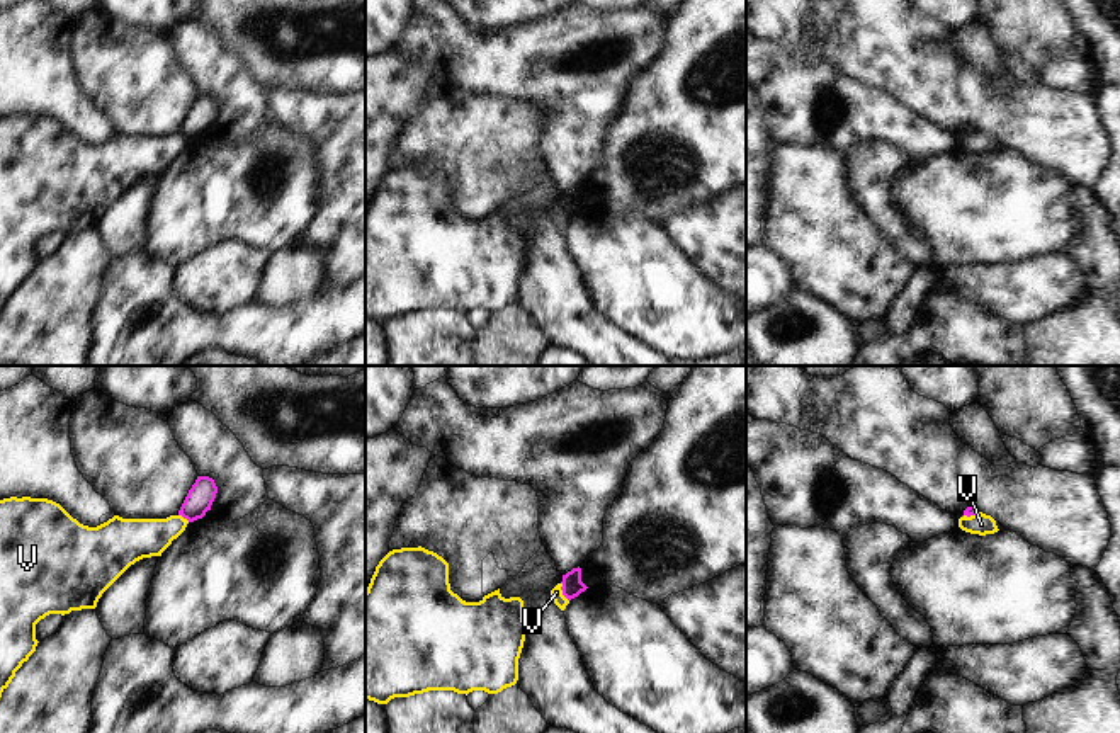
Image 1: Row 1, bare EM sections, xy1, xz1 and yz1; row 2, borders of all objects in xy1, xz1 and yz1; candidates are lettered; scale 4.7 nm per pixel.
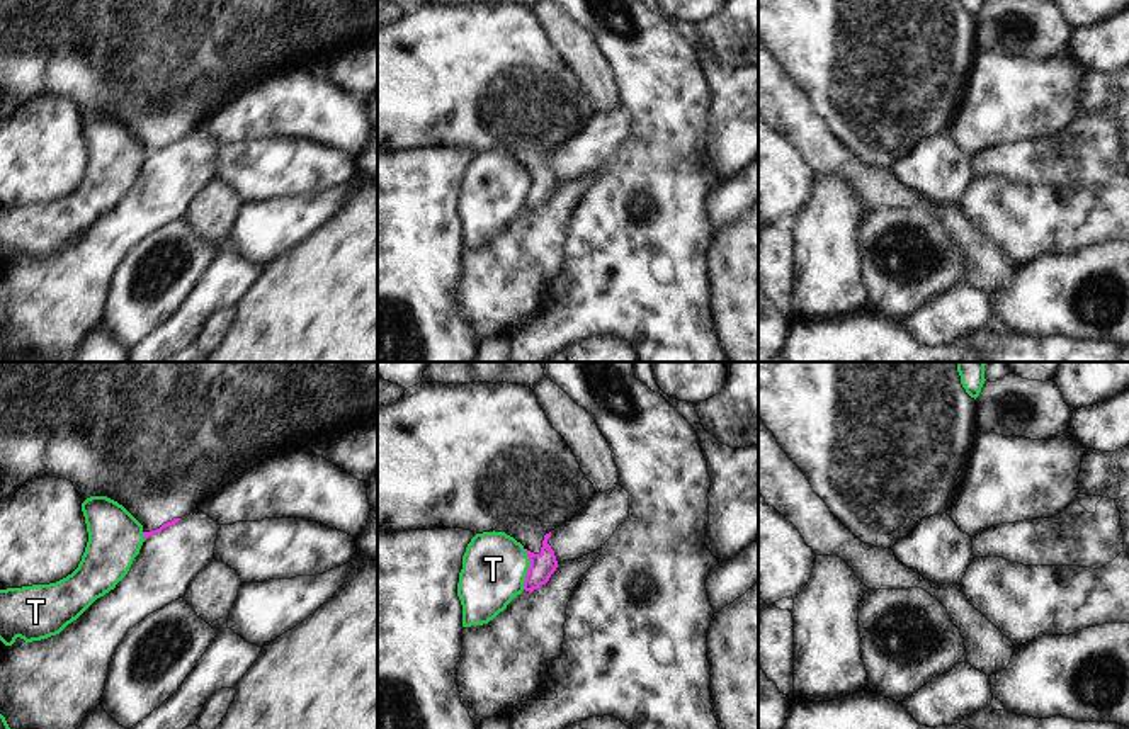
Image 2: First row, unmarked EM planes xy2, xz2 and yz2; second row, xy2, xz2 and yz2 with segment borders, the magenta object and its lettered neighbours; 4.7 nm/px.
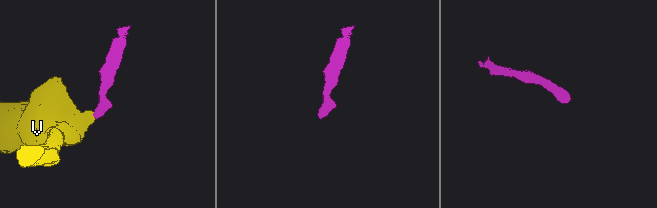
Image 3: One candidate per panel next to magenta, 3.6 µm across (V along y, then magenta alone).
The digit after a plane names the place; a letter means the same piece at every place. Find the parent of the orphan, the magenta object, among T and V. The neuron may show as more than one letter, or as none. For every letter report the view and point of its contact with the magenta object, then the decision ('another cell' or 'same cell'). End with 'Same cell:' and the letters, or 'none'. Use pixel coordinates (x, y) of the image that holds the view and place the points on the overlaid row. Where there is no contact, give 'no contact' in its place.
T: meets magenta in xz2 at (527, 570); another cell
V: meets magenta in xz1 at (563, 592); another cell
Same cell: none

